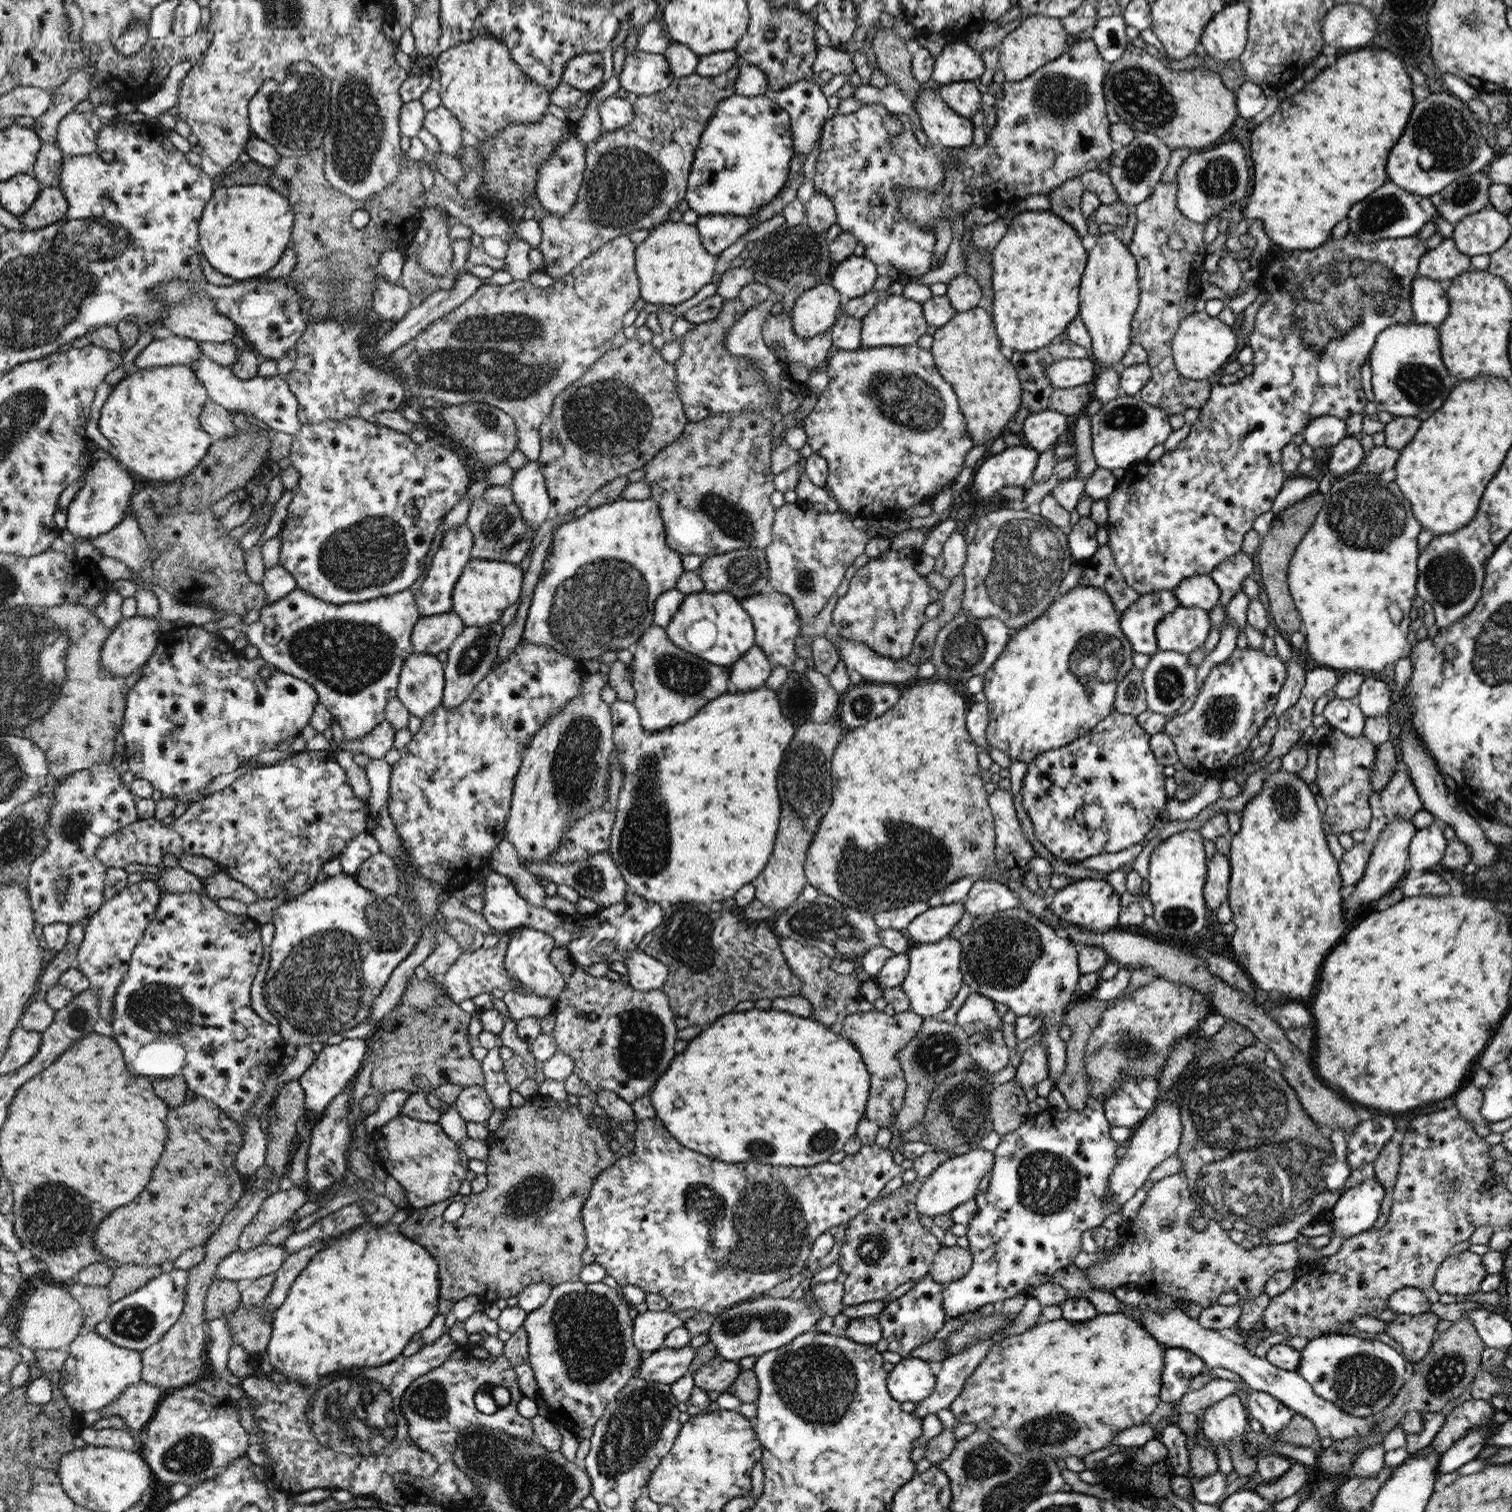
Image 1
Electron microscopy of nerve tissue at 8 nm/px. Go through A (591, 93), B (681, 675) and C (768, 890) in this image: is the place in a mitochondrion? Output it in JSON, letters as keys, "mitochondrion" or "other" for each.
{"A":"other","B":"mitochondrion","C":"other"}

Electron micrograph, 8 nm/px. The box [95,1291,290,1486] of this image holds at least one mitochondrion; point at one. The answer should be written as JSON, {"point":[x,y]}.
{"point":[192,1454]}

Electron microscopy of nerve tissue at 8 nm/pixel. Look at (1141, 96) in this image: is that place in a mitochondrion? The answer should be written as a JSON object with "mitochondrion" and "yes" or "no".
{"mitochondrion":"yes"}

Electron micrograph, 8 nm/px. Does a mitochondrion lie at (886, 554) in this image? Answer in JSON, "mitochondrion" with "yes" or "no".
{"mitochondrion":"no"}

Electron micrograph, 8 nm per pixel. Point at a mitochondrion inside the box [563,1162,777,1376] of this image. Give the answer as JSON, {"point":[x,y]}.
{"point":[703,1203]}

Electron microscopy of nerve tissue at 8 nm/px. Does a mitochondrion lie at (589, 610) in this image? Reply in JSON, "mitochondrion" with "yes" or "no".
{"mitochondrion":"yes"}

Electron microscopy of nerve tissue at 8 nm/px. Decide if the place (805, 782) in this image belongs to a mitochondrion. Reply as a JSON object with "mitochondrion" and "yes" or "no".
{"mitochondrion":"yes"}

